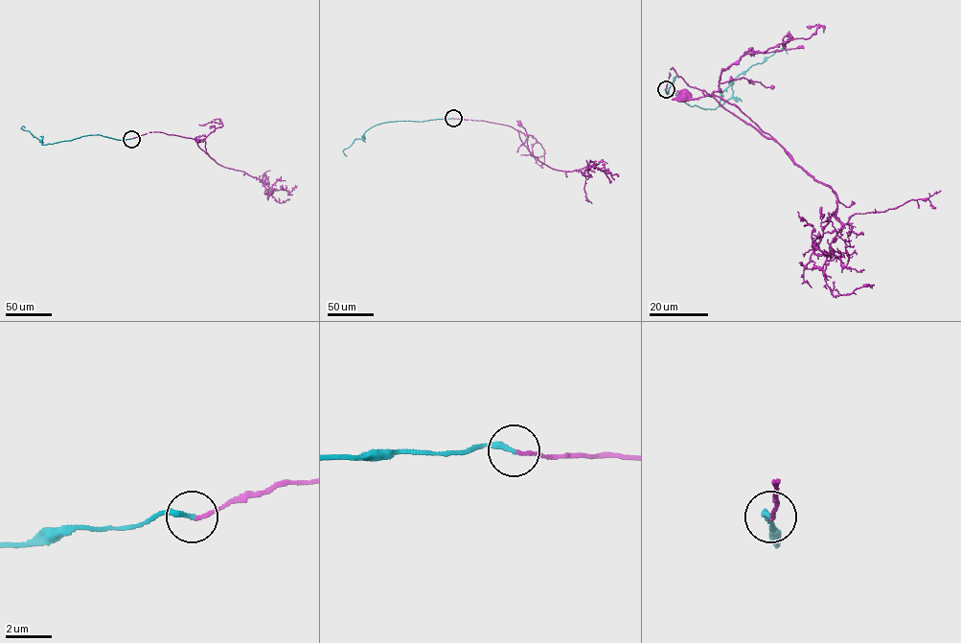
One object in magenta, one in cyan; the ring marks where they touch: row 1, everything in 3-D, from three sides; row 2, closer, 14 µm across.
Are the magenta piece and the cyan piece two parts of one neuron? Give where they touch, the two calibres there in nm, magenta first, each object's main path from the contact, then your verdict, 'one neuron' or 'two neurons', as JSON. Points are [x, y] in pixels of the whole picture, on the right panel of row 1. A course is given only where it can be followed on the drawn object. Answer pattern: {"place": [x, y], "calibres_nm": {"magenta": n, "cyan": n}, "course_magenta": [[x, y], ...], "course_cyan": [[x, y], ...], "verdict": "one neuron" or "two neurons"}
{"place": [666, 89], "calibres_nm": {"magenta": 140, "cyan": 220}, "course_magenta": [[666, 90], [673, 67], [690, 86], [704, 90], [763, 135], [771, 137], [718, 97], [690, 99], [684, 95]], "course_cyan": [[666, 90], [675, 76], [678, 98], [716, 109], [732, 94], [737, 77], [782, 48], [787, 54]], "verdict": "one neuron"}

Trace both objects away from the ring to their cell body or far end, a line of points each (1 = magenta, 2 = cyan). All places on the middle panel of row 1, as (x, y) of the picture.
1: (453, 118), (512, 126), (529, 151), (526, 131), (520, 124)
2: (453, 118), (389, 122), (373, 126), (361, 139), (355, 139), (343, 150), (347, 156)

